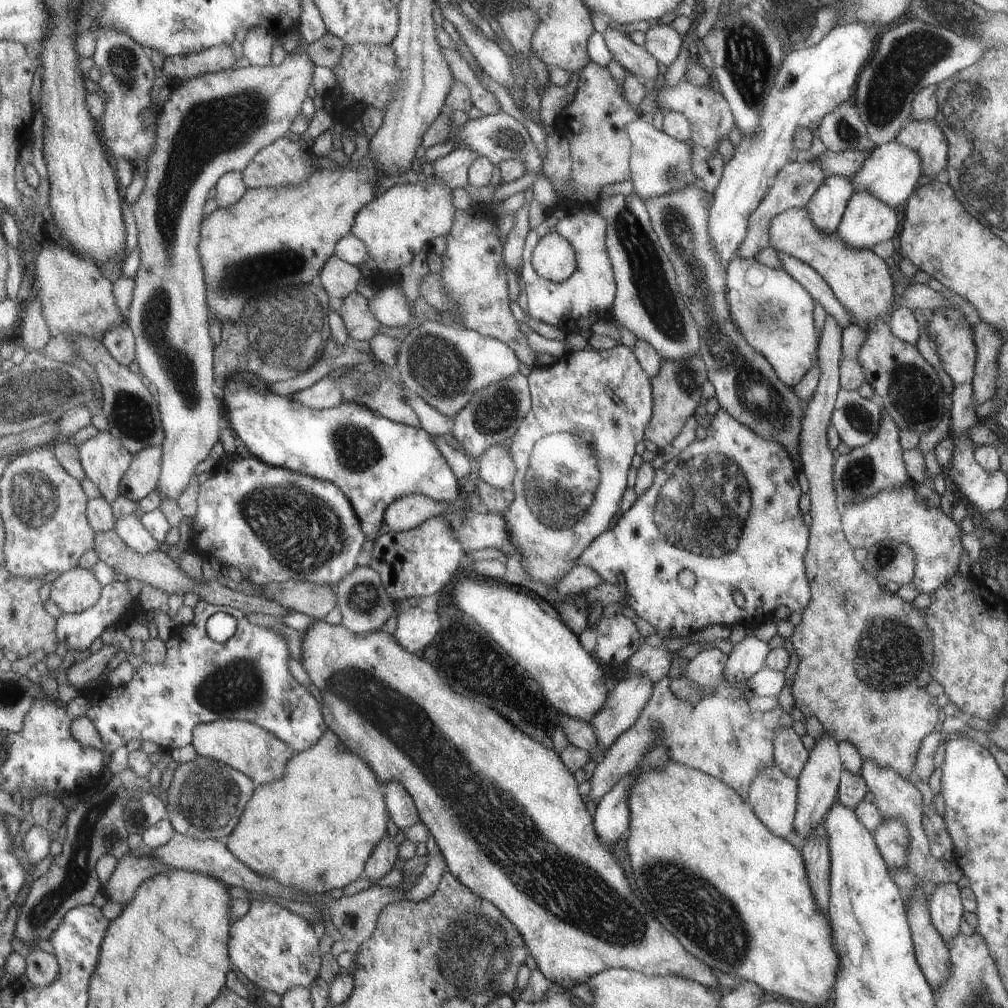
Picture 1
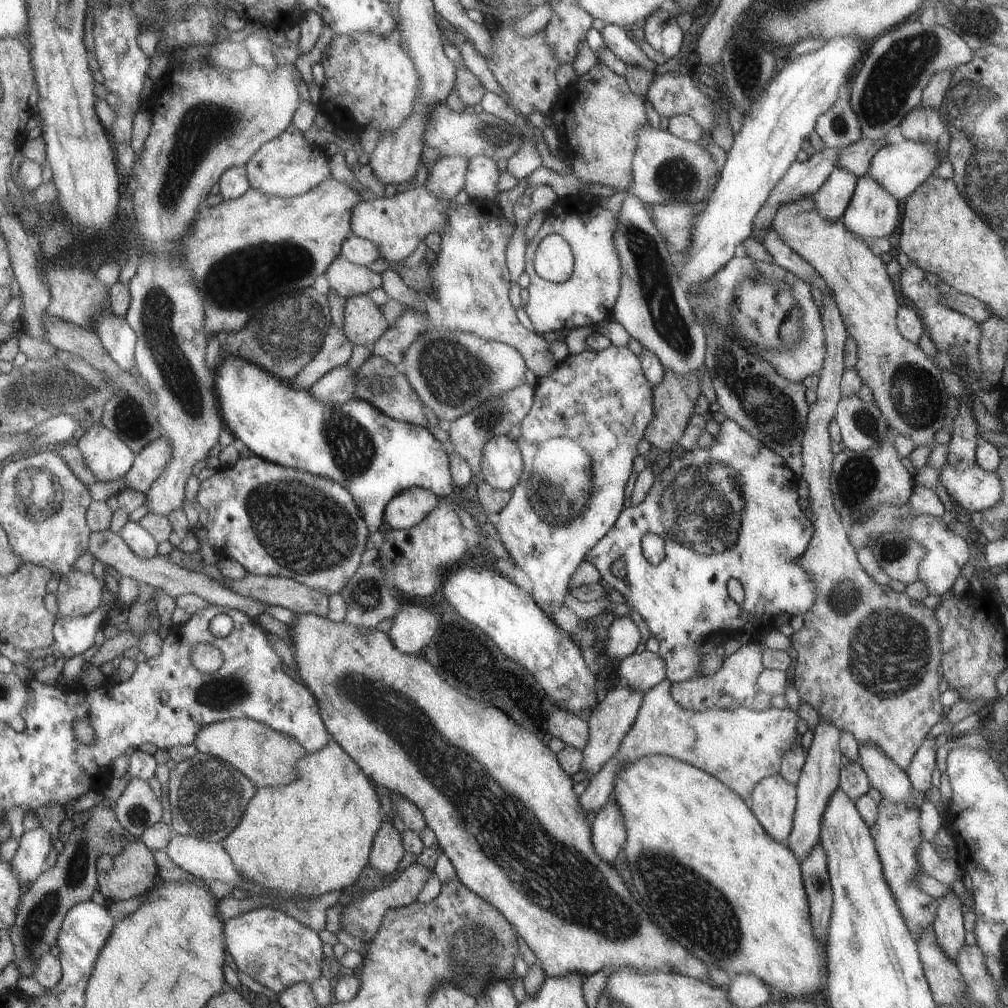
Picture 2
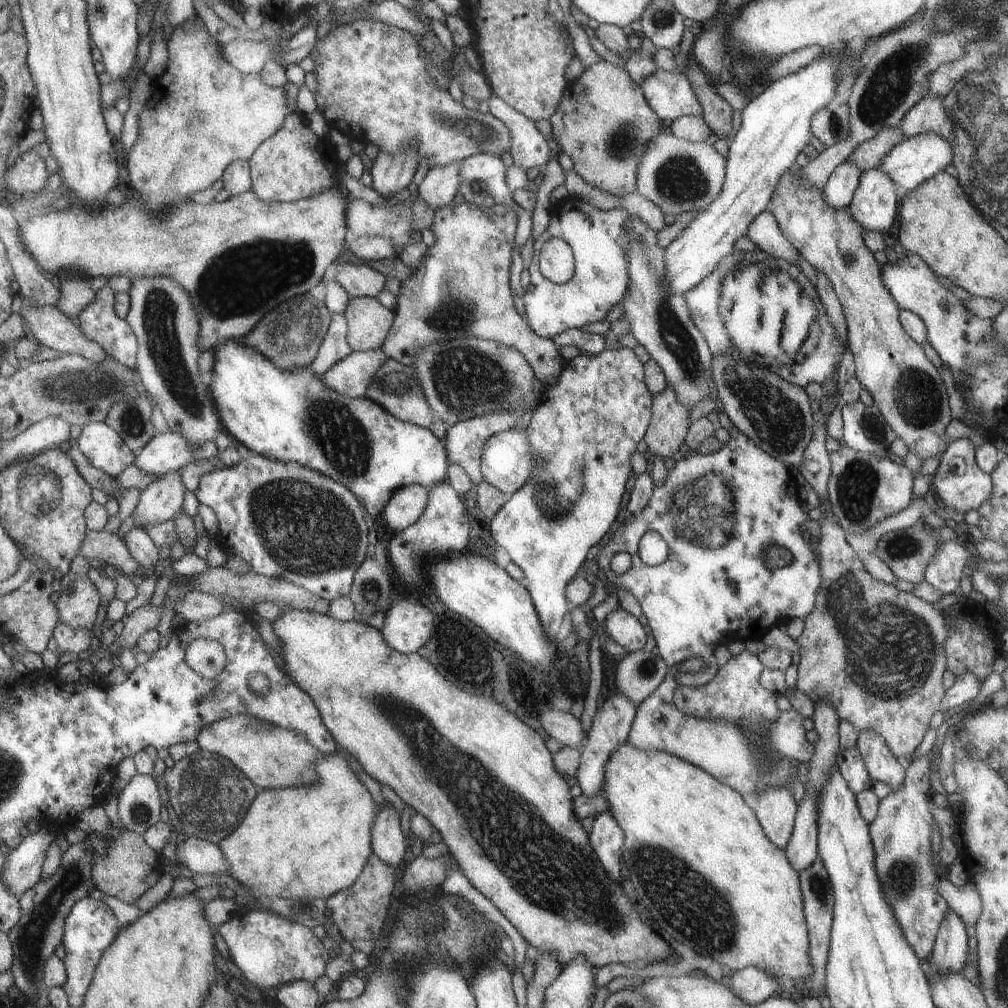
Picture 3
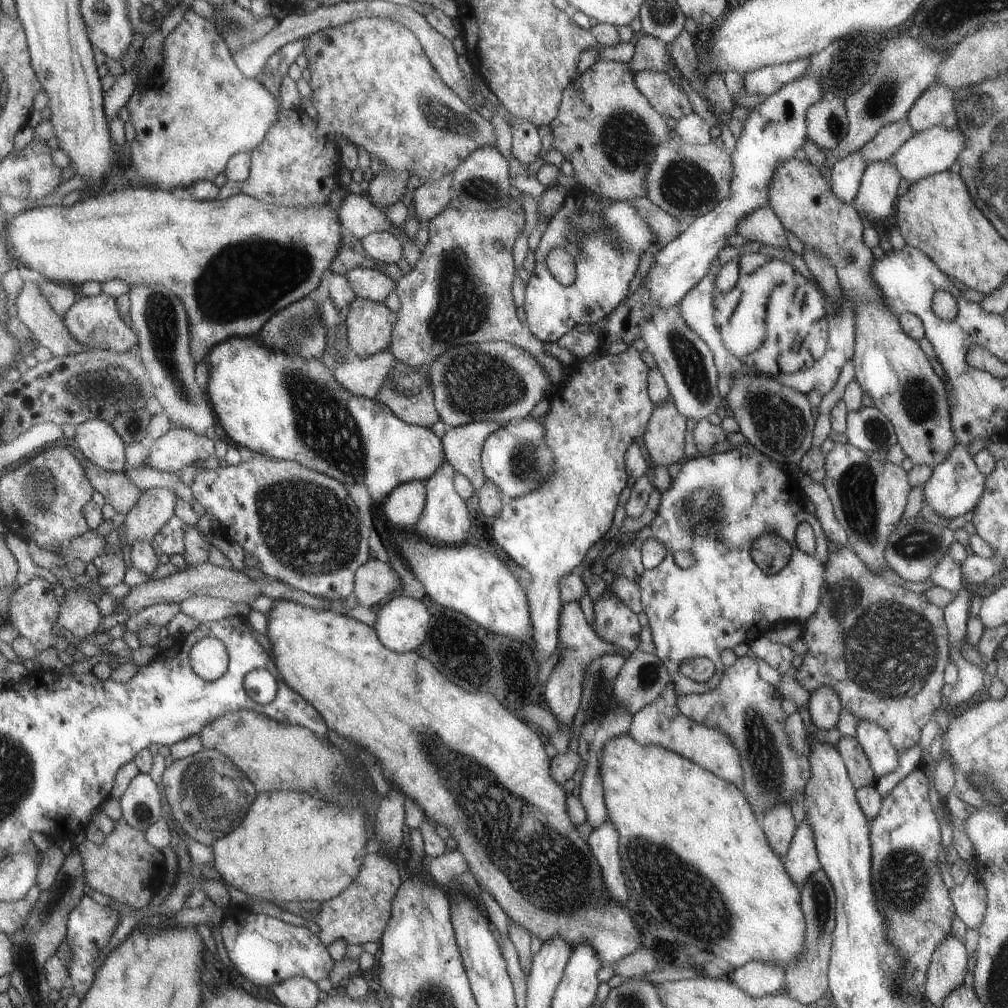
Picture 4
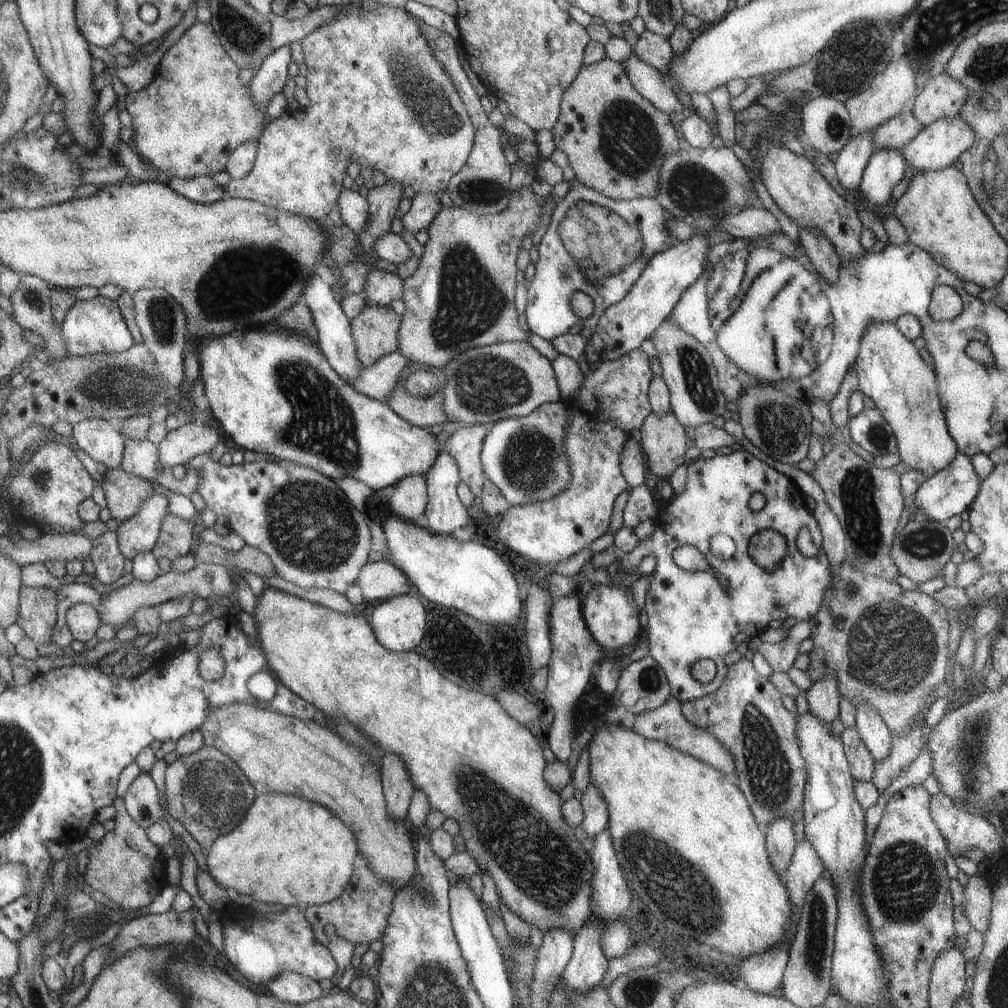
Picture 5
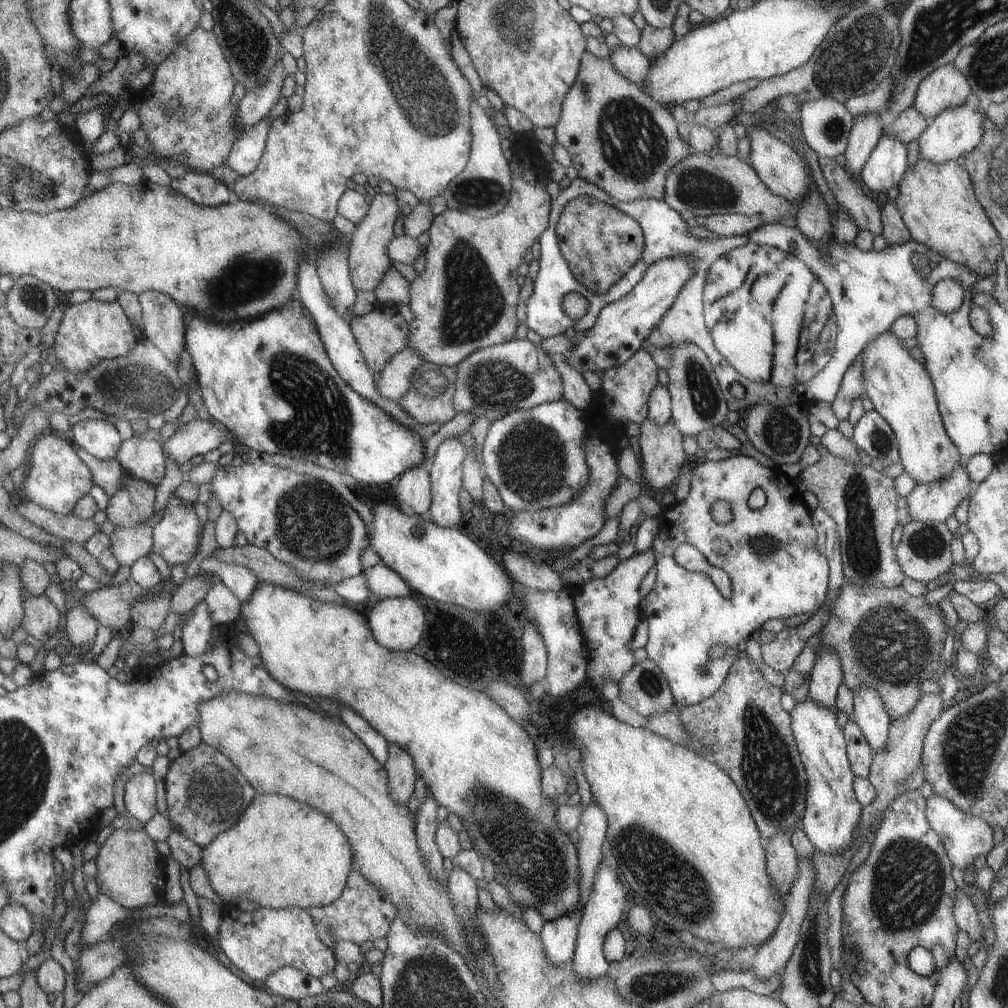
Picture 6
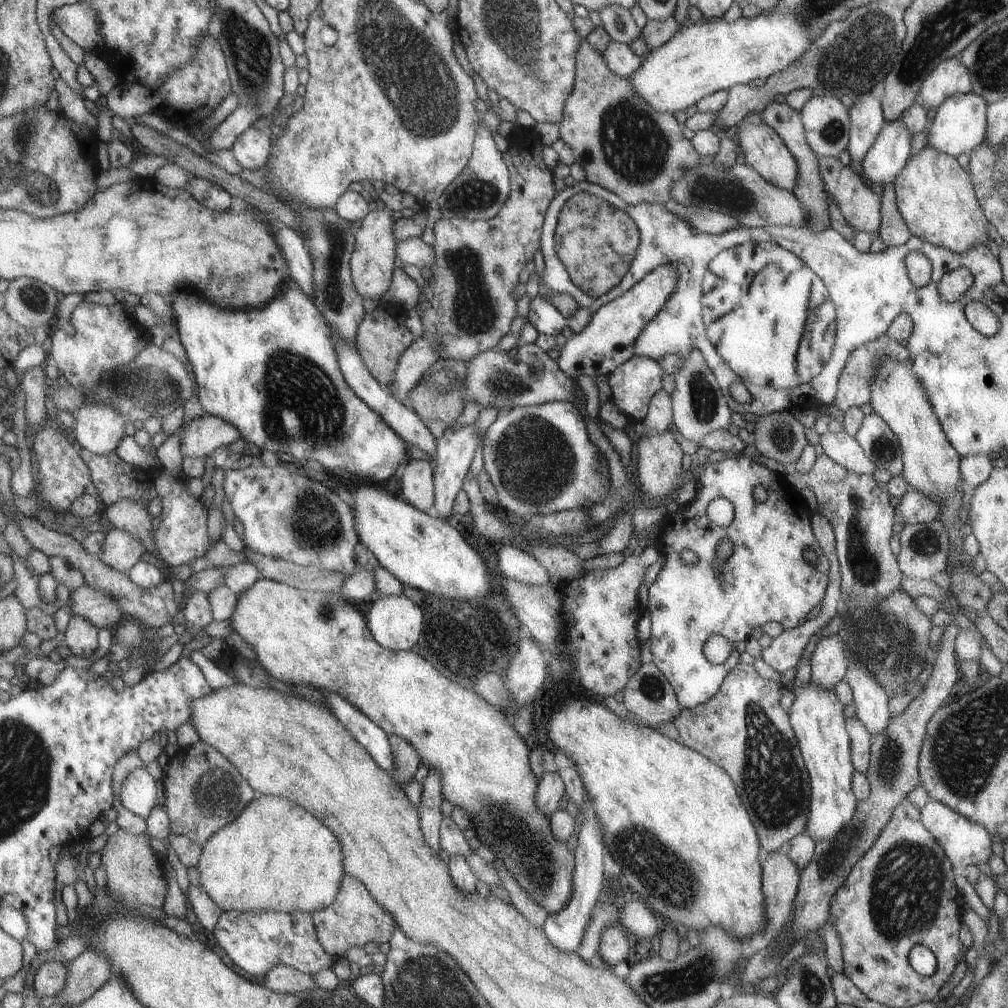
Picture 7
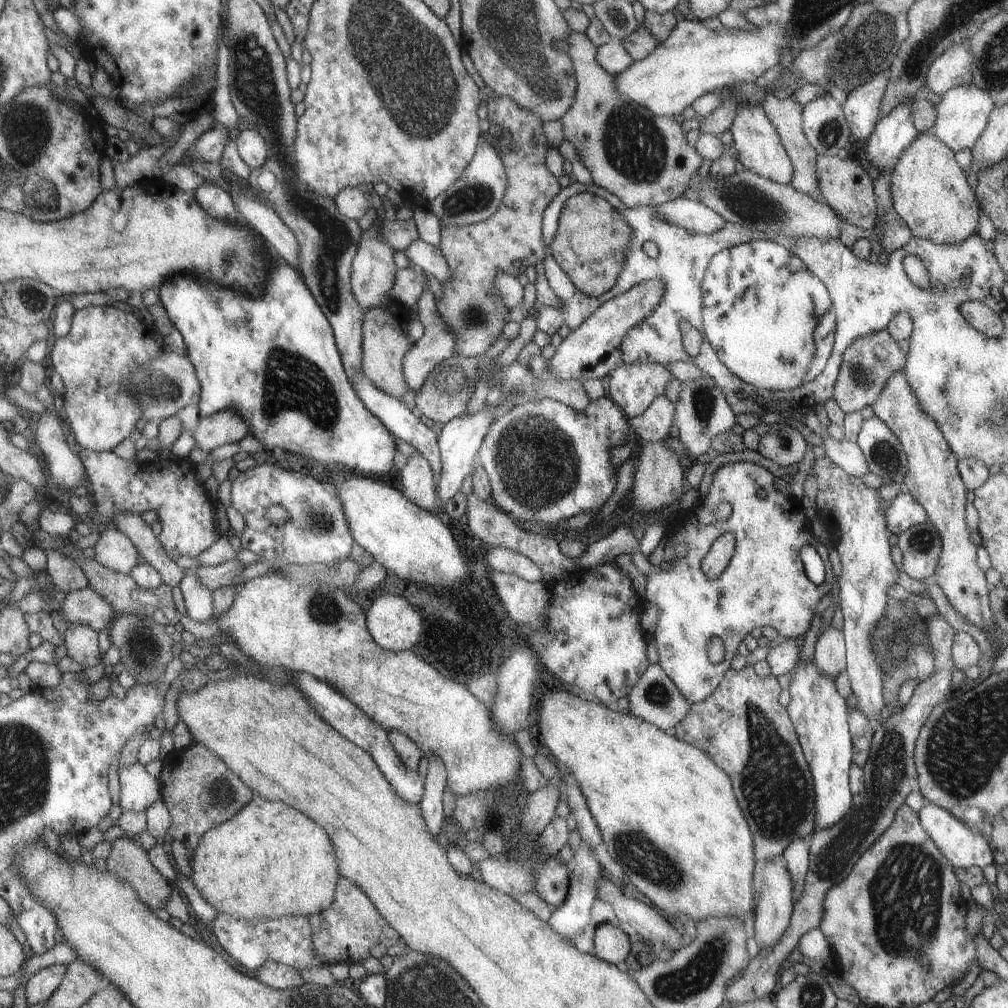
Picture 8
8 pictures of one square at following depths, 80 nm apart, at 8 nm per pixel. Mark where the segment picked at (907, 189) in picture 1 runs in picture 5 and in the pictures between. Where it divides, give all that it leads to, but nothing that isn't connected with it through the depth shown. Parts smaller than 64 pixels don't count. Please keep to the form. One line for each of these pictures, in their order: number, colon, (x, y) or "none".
2: (900, 168)
3: (912, 160)
4: (932, 150)
5: (937, 145)

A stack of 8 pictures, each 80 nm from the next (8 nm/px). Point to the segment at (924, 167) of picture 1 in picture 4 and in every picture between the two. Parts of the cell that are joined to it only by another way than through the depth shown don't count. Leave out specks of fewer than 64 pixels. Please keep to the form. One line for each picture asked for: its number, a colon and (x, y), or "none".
2: (925, 124)
3: (928, 115)
4: (934, 106)

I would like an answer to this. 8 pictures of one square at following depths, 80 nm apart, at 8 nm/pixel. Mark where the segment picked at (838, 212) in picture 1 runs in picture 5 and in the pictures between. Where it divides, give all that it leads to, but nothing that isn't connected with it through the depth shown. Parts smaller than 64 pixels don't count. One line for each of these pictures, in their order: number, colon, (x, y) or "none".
2: (831, 198)
3: (839, 188)
4: (845, 174)
5: (851, 160)

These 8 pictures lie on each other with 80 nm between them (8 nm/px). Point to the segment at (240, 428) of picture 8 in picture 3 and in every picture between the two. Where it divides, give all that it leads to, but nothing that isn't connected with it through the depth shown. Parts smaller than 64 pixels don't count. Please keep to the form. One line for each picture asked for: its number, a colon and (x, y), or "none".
3: (166, 452)
4: (179, 447)
5: (190, 439)
6: (196, 437)
7: (202, 436)

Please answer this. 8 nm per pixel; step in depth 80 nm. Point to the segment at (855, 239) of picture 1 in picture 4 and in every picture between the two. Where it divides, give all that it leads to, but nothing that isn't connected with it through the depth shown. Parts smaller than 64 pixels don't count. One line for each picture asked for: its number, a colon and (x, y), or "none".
2: (871, 213)
3: (873, 206)
4: (877, 189)

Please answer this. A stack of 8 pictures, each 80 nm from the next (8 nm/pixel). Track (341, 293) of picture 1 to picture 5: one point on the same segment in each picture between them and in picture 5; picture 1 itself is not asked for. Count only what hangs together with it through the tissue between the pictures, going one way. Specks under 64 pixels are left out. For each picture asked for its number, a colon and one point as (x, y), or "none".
2: (347, 279)
3: (358, 280)
4: (371, 284)
5: (381, 287)

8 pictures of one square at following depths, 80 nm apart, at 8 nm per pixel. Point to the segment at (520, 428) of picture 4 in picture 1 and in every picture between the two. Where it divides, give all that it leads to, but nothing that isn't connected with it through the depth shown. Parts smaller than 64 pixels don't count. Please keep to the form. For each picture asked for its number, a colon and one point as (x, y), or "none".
1: (495, 467)
2: (501, 465)
3: (506, 462)

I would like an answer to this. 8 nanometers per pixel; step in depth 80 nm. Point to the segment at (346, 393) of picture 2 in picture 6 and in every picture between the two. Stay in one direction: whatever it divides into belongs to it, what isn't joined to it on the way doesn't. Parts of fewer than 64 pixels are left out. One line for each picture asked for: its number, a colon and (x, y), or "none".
3: (350, 376)
4: (363, 376)
5: (378, 381)
6: (393, 381)

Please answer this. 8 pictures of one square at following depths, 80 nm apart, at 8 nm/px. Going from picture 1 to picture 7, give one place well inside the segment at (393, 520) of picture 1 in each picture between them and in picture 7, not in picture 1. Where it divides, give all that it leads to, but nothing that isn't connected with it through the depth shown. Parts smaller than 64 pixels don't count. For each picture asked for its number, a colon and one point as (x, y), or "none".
2: (407, 508)
3: (406, 504)
4: (405, 504)
5: (410, 497)
6: (413, 493)
7: (417, 485)

